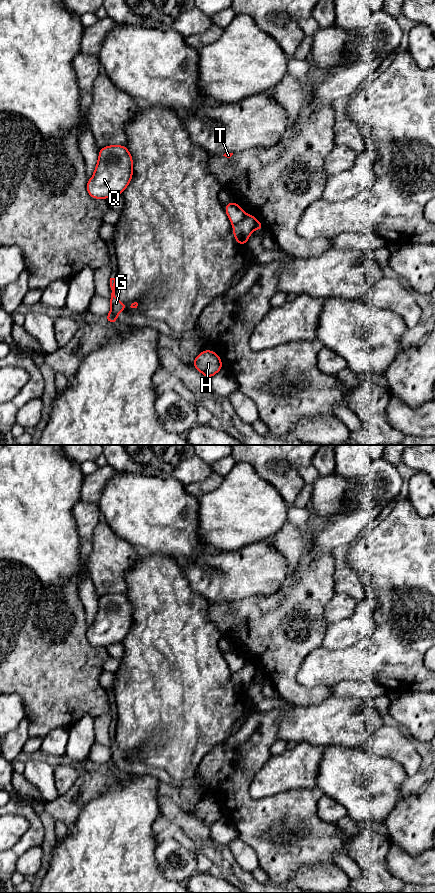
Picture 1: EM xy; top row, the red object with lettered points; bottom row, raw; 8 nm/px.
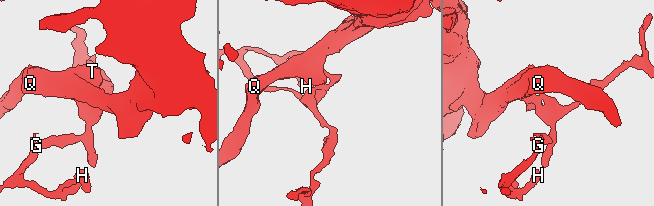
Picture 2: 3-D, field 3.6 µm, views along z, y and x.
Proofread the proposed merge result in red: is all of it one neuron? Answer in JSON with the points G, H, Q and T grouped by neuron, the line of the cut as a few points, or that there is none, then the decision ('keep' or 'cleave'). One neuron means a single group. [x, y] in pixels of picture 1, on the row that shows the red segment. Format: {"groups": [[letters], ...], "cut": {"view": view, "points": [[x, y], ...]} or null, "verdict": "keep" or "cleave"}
{"groups": [["G", "H"], ["Q", "T"]], "cut": {"view": "xy", "points": [[246, 215], [233, 225]]}, "verdict": "cleave"}

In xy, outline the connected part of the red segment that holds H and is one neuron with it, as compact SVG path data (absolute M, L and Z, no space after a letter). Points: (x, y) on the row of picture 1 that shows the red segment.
M212 350L200 352L192 362L194 367L207 378L211 378L223 368L220 357Z

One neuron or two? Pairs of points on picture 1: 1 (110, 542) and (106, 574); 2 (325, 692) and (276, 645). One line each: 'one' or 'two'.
1: one
2: one

